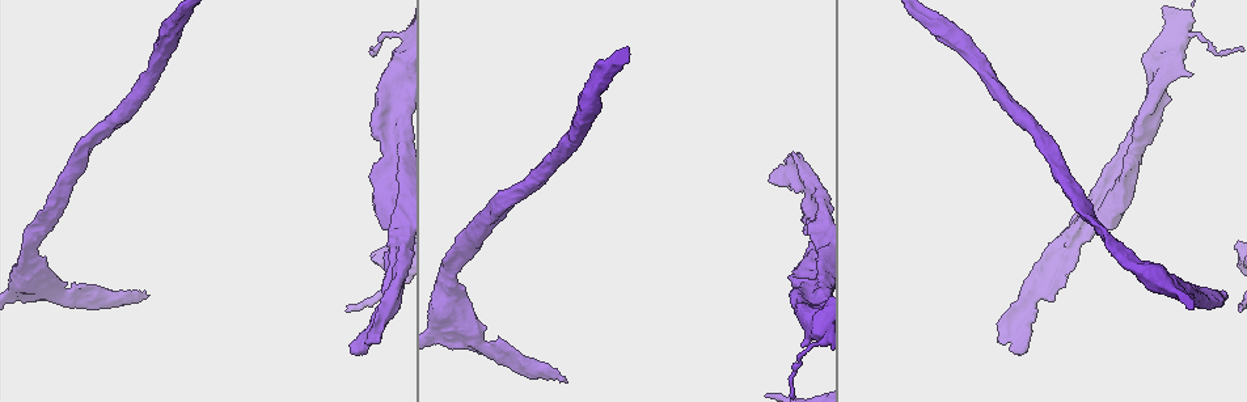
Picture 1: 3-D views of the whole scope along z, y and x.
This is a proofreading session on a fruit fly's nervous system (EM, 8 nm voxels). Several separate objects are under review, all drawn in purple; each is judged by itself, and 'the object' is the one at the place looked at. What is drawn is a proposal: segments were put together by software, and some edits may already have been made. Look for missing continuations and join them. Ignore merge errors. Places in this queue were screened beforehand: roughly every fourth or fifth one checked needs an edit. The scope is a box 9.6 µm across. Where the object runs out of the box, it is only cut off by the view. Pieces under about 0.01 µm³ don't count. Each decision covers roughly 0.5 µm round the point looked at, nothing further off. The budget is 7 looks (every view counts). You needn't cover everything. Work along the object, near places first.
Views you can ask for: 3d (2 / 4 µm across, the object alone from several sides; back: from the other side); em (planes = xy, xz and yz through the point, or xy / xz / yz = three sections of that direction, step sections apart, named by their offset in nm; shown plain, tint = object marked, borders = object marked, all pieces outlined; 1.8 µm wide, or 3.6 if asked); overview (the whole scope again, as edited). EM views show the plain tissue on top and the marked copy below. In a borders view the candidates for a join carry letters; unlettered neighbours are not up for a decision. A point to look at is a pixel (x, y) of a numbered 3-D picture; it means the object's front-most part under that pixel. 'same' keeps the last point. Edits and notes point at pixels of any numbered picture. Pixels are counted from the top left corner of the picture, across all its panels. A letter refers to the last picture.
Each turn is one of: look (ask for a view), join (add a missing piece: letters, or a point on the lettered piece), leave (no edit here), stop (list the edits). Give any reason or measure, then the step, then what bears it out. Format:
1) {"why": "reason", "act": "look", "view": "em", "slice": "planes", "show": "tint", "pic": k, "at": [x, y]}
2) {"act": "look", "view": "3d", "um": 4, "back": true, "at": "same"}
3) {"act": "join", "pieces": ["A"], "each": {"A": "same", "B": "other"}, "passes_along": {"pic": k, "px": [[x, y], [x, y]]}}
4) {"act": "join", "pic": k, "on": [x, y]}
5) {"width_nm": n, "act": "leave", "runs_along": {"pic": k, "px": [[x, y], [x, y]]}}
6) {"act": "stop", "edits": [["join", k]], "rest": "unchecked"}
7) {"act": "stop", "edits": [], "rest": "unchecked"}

{"why": "free end", "act": "look", "view": "em", "slice": "xz", "step": 4, "show": "borders", "pic": 1, "at": [1001, 322]}

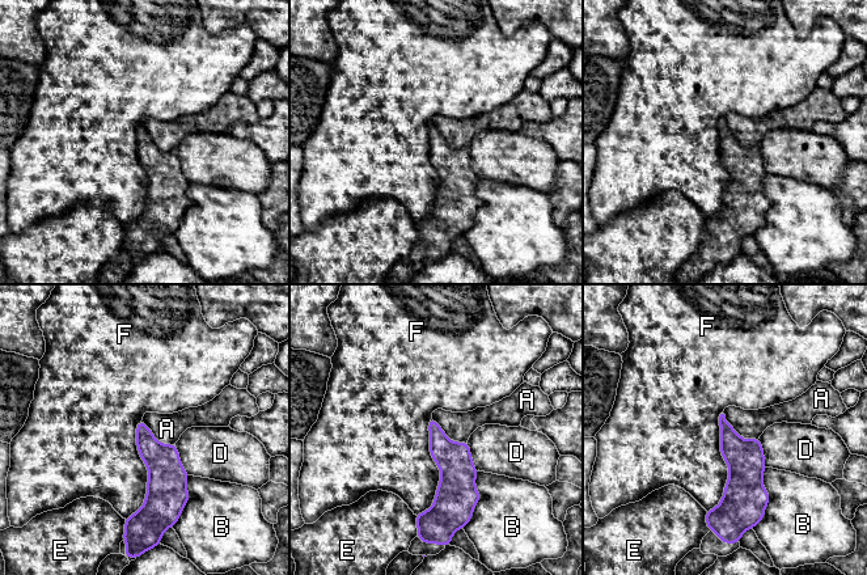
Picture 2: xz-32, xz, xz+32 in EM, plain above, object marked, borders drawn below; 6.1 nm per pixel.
{"act": "look", "view": "em", "slice": "yz", "step": 16, "show": "borders", "at": "same"}

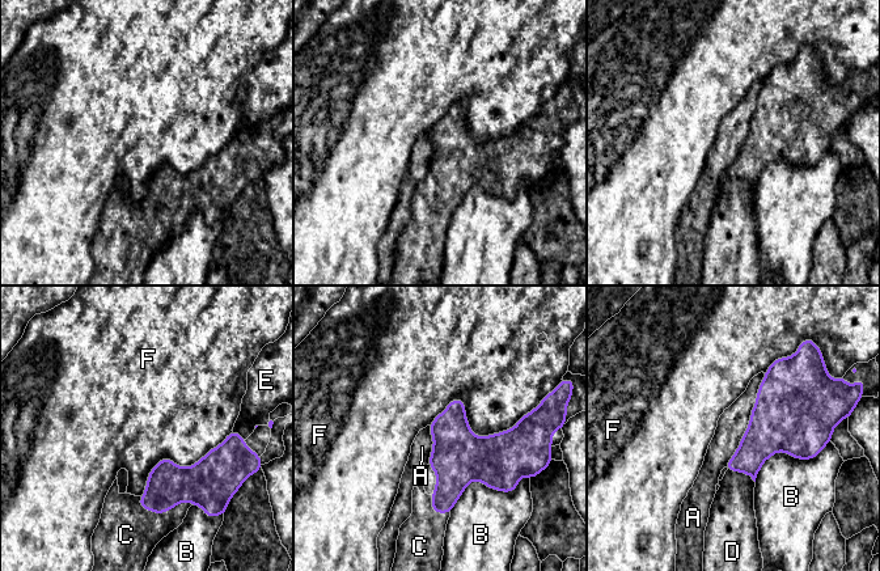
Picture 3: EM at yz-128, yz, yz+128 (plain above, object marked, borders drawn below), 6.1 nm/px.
{"act": "join", "pieces": ["C"], "each": {"A": "other", "B": "other", "C": "same", "D": "other", "E": "other", "F": "other"}, "passes_along": {"pic": 3, "px": [[168, 485], [164, 511], [130, 533]]}, "found": "it goes on there"}

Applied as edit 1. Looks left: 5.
{"why": "free end", "act": "look", "view": "3d", "um": 2, "pic": 1, "at": [807, 234]}

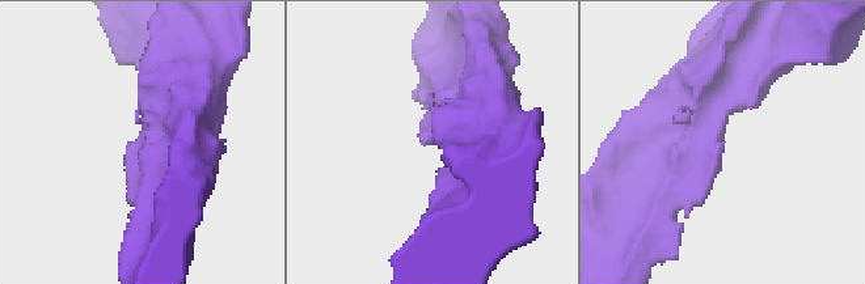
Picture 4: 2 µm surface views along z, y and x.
{"why": "need the tissue", "act": "look", "view": "em", "slice": "planes", "show": "borders", "pic": 4, "at": [424, 134]}

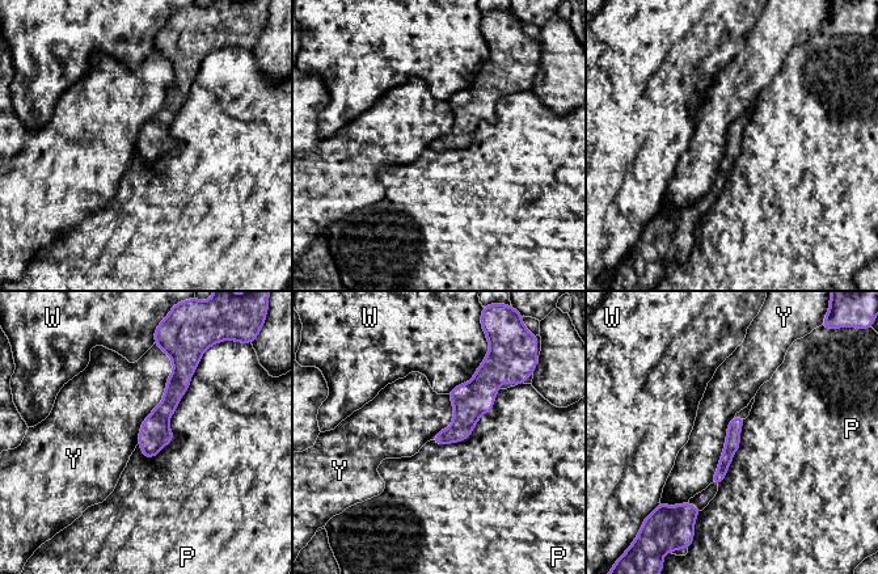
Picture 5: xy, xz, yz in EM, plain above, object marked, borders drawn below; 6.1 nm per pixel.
{"act": "leave", "each": {"P": "other", "W": "other", "Y": "other"}, "runs_along": {"pic": 5, "px": [[186, 371], [156, 422], [150, 455]]}, "found": "no lettered piece goes on from it"}

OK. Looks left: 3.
{"why": "free end", "act": "look", "view": "3d", "um": 2, "pic": 1, "at": [145, 291]}

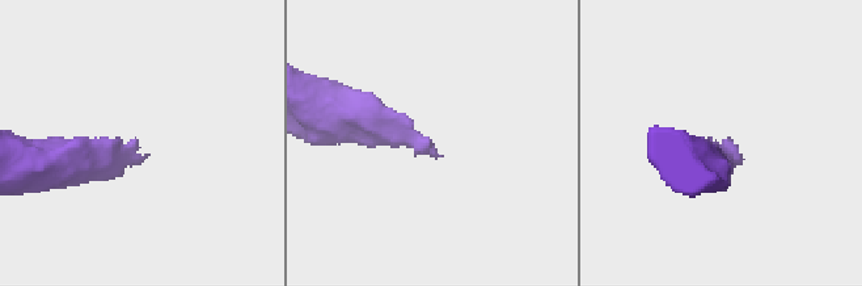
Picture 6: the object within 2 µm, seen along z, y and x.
{"why": "shape alone is not enough", "act": "look", "view": "em", "slice": "xy", "step": 4, "show": "borders", "pic": 6, "at": [133, 139]}

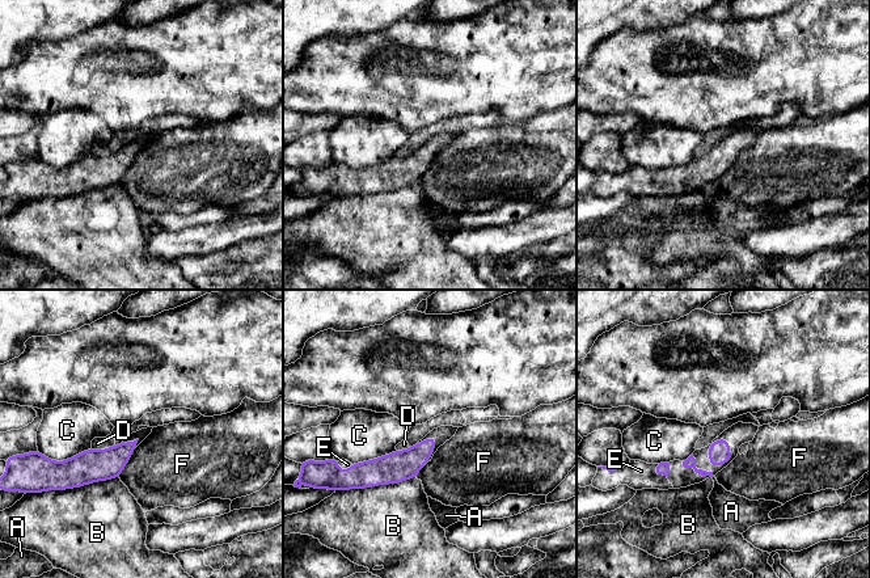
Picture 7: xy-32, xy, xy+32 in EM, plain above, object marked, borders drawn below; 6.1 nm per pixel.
{"act": "join", "pieces": ["E"], "each": {"A": "other", "B": "other", "C": "other", "D": "other", "E": "same", "F": "other"}, "found": "it goes on there"}

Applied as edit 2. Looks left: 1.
{"act": "stop", "edits": [["join", 3], ["join", 7]], "rest": "unchecked"}

